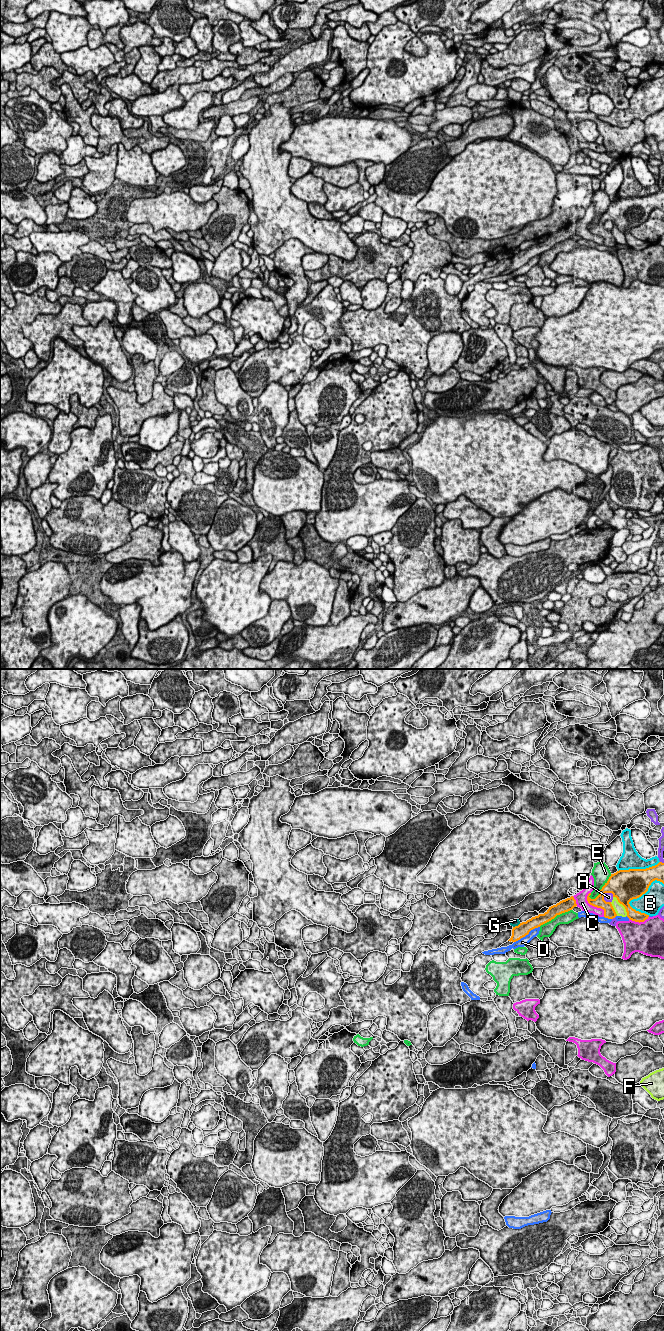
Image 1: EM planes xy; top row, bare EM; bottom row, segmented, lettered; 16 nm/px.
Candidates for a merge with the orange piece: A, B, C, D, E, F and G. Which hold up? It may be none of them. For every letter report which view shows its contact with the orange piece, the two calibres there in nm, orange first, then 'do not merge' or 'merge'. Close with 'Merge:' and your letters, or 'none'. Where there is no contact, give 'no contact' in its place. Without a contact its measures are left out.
A: meets orange in xy; 200 nm thick on the orange side, 160 nm on the other; do not merge
B: meets orange in xy; 480 nm thick on the orange side, 380 nm on the other; do not merge
C: meets orange in xy; 190 nm thick on the orange side, 190 nm on the other; do not merge
D: meets orange in xy; 220 nm thick on the orange side, 140 nm on the other; do not merge
E: meets orange in xy; 340 nm thick on the orange side, 280 nm on the other; do not merge
F: meets orange in xy; 400 nm thick on the orange side, 170 nm on the other; do not merge
G: meets orange in xy; 220 nm thick on the orange side, 120 nm on the other; do not merge
Merge: none

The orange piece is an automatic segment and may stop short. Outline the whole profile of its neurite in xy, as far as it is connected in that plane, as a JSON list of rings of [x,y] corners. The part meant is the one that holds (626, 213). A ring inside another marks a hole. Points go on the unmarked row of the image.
[[[662,190],[646,197],[619,198],[611,202],[595,227],[591,227],[589,225],[591,221],[589,221],[587,229],[590,233],[603,237],[605,246],[613,247],[617,242],[611,230],[604,228],[605,221],[612,221],[613,225],[616,225],[618,230],[625,235],[630,248],[644,250],[649,243],[636,239],[629,230],[645,222],[655,208],[664,212],[664,191]]]

